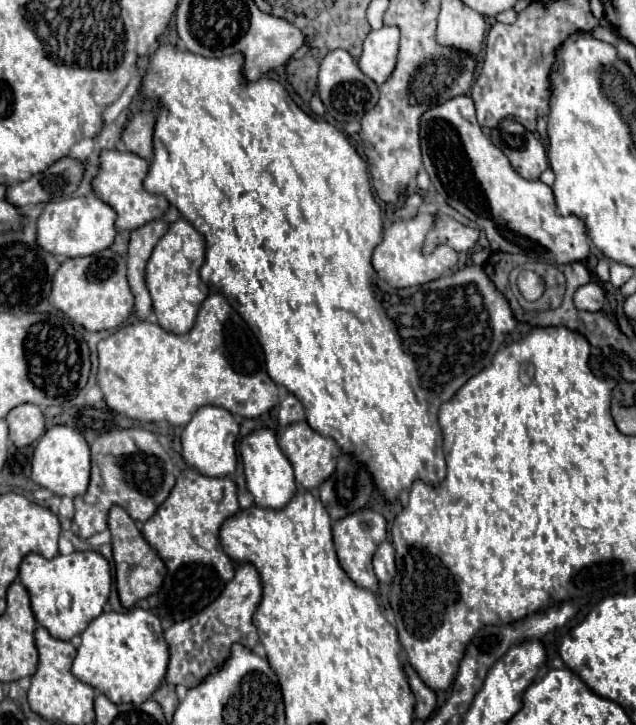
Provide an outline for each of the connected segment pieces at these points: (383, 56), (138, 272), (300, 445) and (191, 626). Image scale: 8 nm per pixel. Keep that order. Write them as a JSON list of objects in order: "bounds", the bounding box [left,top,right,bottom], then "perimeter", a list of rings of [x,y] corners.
[{"bounds":[358,25,400,85],"perimeter":[[[384,25],[378,31],[370,31],[370,35],[366,37],[358,65],[370,79],[374,79],[376,85],[382,85],[394,71],[398,41],[400,41],[400,29],[388,25]]]},{"bounds":[126,205,180,319],"perimeter":[[[170,205],[168,211],[166,211],[160,219],[152,221],[152,223],[148,223],[148,225],[144,225],[144,227],[138,227],[138,229],[134,229],[134,231],[130,233],[128,259],[126,259],[126,261],[128,261],[128,283],[130,283],[130,289],[132,289],[134,297],[136,297],[136,313],[138,313],[138,319],[146,319],[146,317],[152,313],[150,295],[146,293],[146,285],[144,285],[144,281],[142,281],[142,273],[144,273],[144,269],[146,269],[146,261],[150,259],[156,243],[167,232],[168,225],[172,225],[176,219],[180,219],[180,213],[178,213],[176,207]]]},{"bounds":[278,421,340,489],"perimeter":[[[306,421],[288,425],[286,431],[280,435],[278,445],[280,445],[282,453],[288,457],[288,461],[292,463],[294,477],[304,489],[316,489],[322,481],[326,481],[326,477],[330,477],[330,473],[334,473],[336,457],[340,455],[336,441],[332,437],[324,437],[324,435],[316,433],[314,429],[310,429],[310,425]]]},{"bounds":[164,563,262,689],"perimeter":[[[244,563],[236,569],[236,577],[224,587],[220,597],[210,603],[202,613],[174,623],[166,629],[164,639],[170,647],[170,661],[166,671],[166,681],[170,685],[184,685],[188,689],[200,685],[210,673],[216,673],[220,665],[230,657],[230,647],[234,643],[254,649],[258,643],[258,631],[252,625],[252,615],[262,599],[262,583],[254,565]]]}]

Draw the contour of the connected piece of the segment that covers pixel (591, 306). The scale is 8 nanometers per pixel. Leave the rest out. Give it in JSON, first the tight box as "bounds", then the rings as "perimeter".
{"bounds":[574,283,604,311],"perimeter":[[[586,283],[574,293],[574,305],[582,311],[600,311],[604,305],[604,289],[598,283]]]}

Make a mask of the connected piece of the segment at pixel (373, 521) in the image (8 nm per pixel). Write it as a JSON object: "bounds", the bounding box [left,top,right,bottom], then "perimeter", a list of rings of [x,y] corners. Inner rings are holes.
{"bounds":[332,509,386,595],"perimeter":[[[364,509],[364,511],[358,511],[358,513],[352,513],[352,515],[344,517],[342,521],[336,521],[332,525],[332,531],[334,531],[334,545],[336,545],[340,567],[346,571],[346,575],[358,587],[368,589],[374,595],[378,595],[378,579],[374,577],[372,555],[374,555],[376,547],[386,539],[386,521],[384,521],[384,517],[376,511],[372,511],[372,509]]]}

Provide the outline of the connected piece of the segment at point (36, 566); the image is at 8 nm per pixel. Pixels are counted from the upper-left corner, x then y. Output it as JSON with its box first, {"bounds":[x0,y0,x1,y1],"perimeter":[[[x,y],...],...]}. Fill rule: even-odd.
{"bounds":[20,551,112,641],"perimeter":[[[76,551],[54,559],[44,559],[38,553],[30,553],[20,563],[20,581],[28,589],[36,621],[46,627],[54,639],[70,641],[80,635],[82,629],[98,617],[98,613],[104,611],[112,575],[108,561],[98,551]]]}

